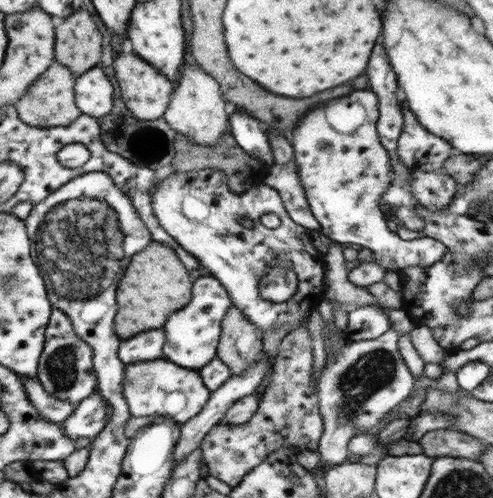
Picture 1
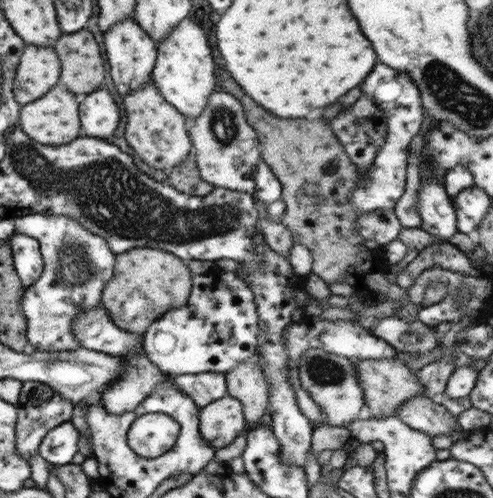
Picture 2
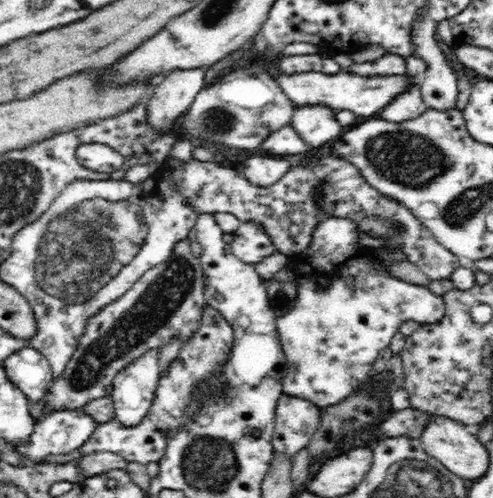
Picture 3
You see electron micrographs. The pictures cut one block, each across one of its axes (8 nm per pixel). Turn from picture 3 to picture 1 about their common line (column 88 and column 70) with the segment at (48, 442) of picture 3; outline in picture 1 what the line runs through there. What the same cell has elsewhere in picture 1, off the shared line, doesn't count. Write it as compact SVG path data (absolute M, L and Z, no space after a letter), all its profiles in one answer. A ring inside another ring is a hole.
M93 392L75 406L75 410L65 422L61 422L65 438L95 438L107 426L111 412L113 406L109 406L99 392Z

